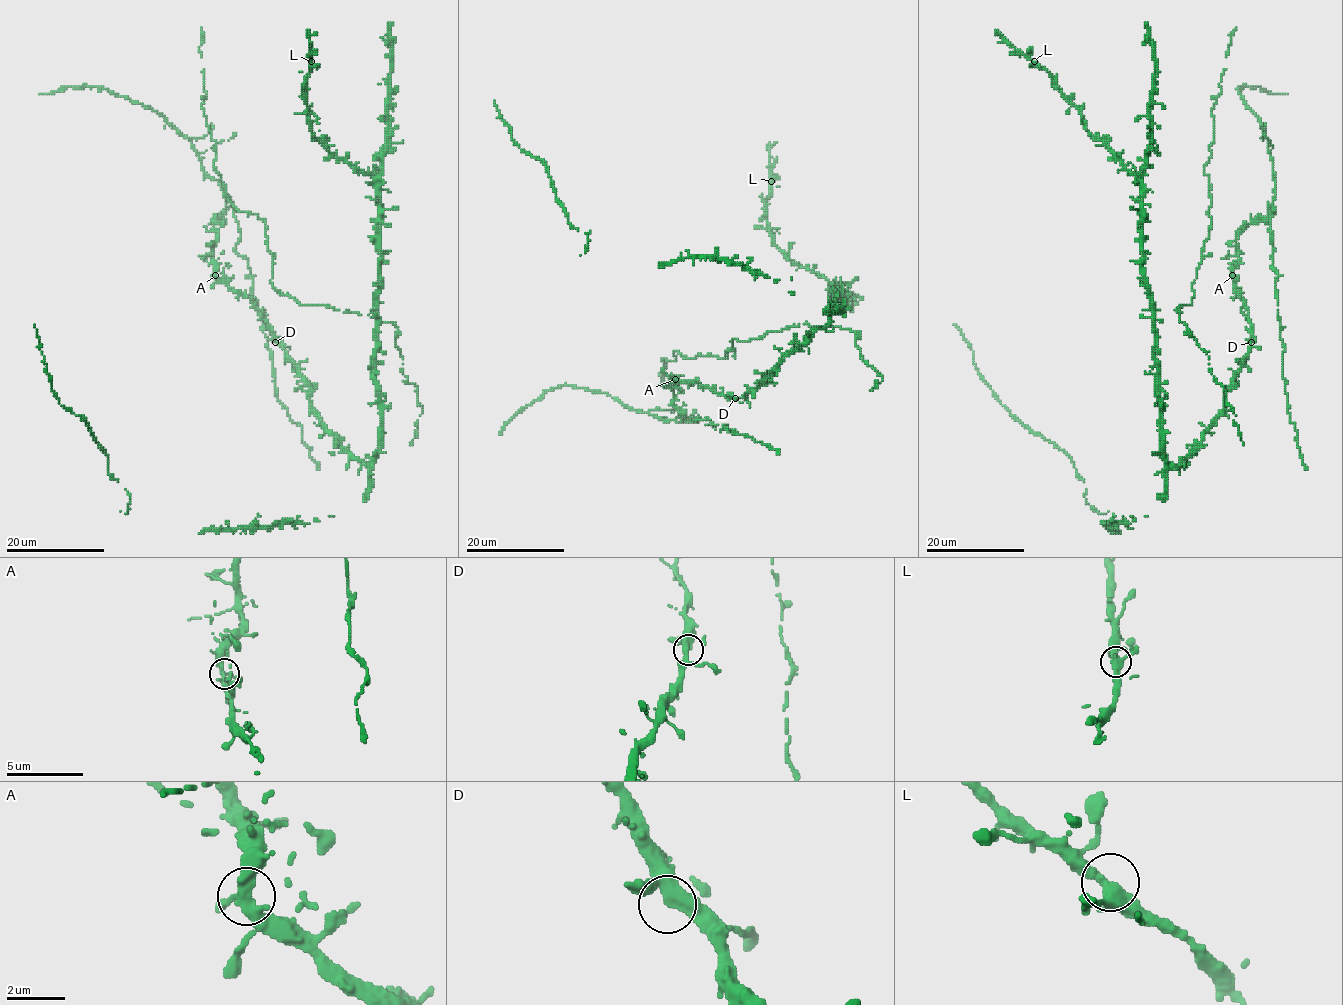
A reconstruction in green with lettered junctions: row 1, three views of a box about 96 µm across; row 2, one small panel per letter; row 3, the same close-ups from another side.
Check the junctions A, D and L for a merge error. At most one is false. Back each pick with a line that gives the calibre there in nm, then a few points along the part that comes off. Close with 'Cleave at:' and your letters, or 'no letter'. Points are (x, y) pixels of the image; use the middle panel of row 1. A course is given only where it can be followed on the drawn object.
Cleave at: no letter

